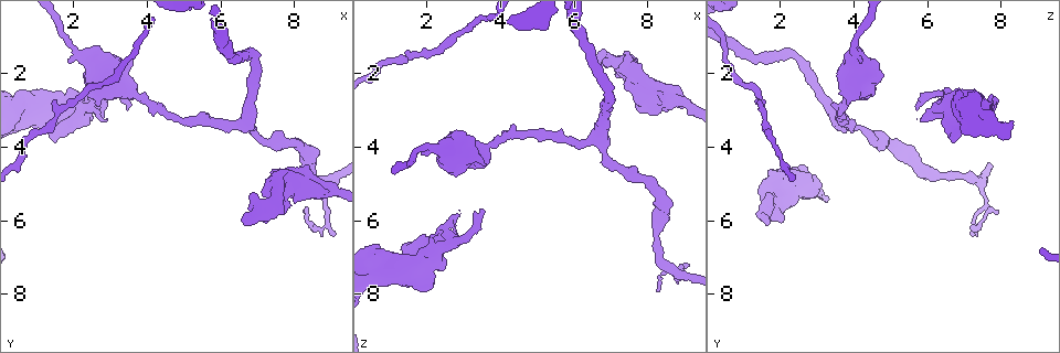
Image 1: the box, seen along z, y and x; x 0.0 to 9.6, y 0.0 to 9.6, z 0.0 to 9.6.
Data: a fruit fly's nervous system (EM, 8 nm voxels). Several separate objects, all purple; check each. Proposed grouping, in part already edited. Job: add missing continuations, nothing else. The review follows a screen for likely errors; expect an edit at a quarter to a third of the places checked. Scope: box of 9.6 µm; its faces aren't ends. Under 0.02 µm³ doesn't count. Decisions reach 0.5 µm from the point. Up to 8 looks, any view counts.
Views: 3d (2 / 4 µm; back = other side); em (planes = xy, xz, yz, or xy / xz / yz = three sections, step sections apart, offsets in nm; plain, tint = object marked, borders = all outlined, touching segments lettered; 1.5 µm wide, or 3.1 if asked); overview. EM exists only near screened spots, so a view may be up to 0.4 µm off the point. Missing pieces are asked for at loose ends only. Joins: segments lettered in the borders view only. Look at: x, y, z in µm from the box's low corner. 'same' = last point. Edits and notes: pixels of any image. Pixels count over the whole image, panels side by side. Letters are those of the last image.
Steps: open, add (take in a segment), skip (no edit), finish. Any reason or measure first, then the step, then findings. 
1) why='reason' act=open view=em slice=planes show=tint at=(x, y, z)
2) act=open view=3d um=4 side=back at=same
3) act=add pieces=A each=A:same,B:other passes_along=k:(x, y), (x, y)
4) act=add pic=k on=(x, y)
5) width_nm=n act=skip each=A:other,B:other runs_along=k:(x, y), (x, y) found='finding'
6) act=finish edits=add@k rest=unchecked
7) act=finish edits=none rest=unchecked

why='thick end' act=open view=3d um=2 at=(1.50, 3.85, 6.70)

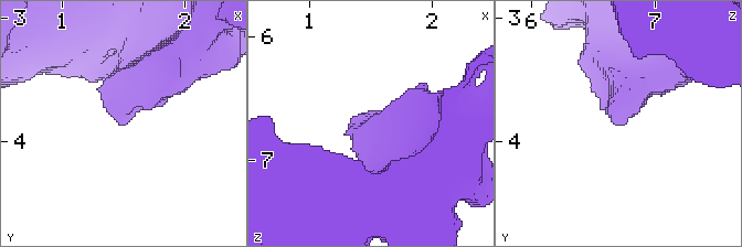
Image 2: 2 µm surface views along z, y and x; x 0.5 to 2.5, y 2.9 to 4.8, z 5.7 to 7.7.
act=open view=em slice=xy step=8 show=tint at=(1.46, 3.84, 6.76)

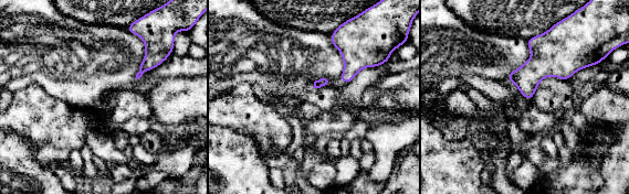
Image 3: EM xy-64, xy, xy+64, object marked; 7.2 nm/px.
act=open view=em slice=planes show=borders at=same

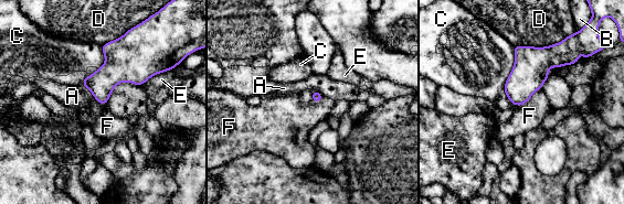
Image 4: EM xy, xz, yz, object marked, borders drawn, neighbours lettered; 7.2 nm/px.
act=skip each=A:other,B:other,C:other,D:other,E:other,F:other border=4:(540, 88), (518, 107) found='none of them fits'

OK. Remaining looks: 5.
why='branch stops here' act=open view=em slice=planes show=borders at=(8.25, 5.80, 7.90)

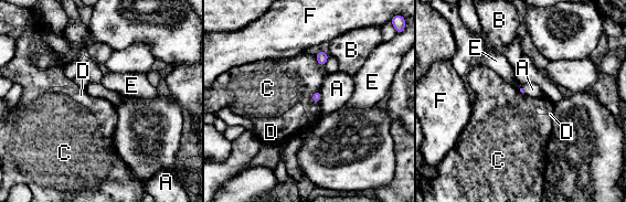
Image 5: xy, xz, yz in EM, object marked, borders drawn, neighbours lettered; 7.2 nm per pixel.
longest_contact=C:120nm act=skip each=A:other,B:other,C:other,D:other,E:other,F:other border=5:(319, 88), (311, 96), (312, 103) found='none of them fits'

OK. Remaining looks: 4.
act=finish edits=none rest=unchecked

